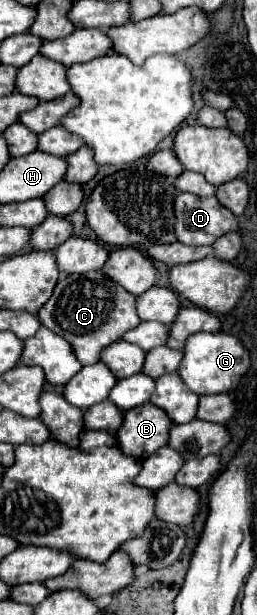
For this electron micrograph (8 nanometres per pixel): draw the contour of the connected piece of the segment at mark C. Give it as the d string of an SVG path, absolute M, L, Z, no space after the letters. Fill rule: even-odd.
M85 272L85 274L69 274L61 276L57 282L53 296L39 310L39 320L45 328L55 334L67 338L73 344L73 350L79 362L95 364L99 362L99 354L113 342L119 342L127 330L133 330L141 324L137 314L137 296L123 290L117 282L111 282L103 272Z

